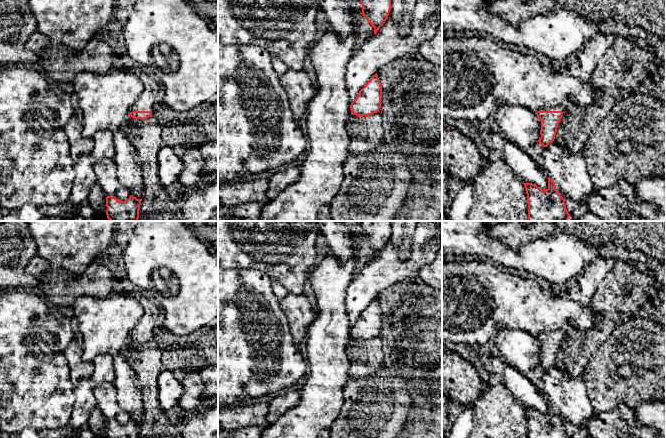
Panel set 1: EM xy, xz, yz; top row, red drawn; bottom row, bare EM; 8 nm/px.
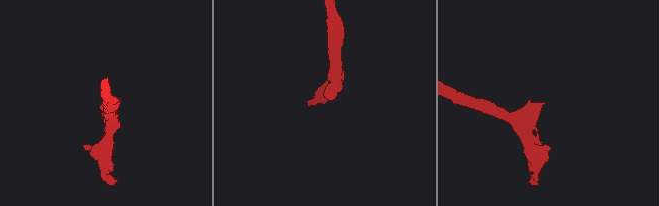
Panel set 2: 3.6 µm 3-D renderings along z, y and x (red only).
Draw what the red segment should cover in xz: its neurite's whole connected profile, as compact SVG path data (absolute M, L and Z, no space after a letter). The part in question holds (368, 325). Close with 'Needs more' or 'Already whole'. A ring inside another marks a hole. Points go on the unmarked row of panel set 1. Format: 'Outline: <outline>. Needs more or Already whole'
Outline: M376 297L364 309L356 323L351 327L351 338L356 340L369 340L379 336L381 322L382 310Z. Already whole

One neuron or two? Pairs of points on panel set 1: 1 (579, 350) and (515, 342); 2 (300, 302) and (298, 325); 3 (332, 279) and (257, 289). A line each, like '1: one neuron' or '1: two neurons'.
1: two neurons
2: one neuron
3: two neurons

